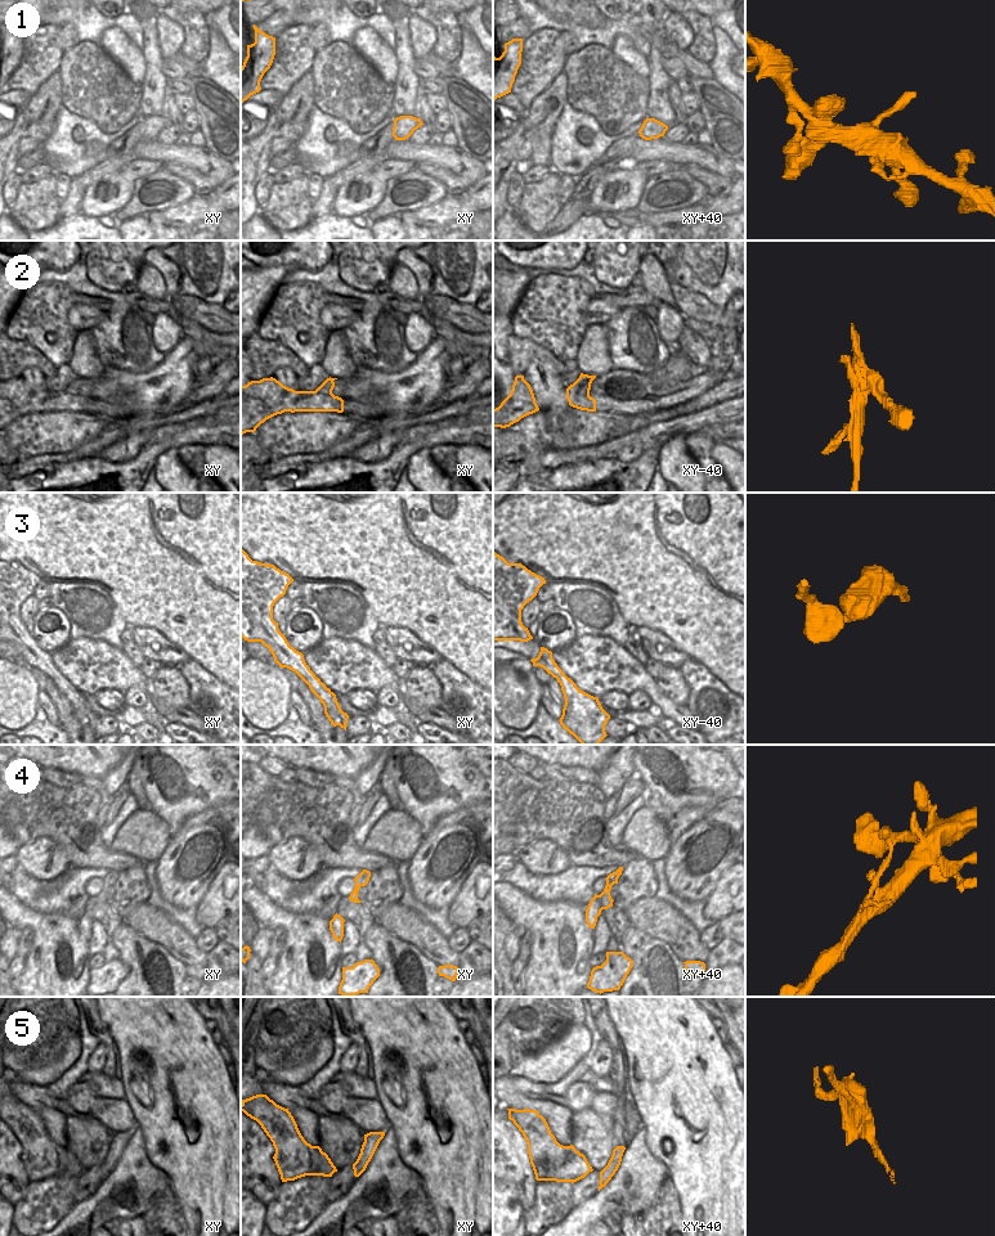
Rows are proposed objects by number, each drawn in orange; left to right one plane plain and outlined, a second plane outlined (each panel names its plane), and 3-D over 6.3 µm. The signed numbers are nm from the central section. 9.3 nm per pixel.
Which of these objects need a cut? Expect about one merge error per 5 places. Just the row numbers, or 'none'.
5

